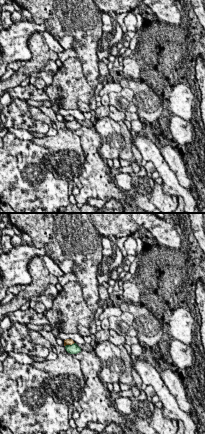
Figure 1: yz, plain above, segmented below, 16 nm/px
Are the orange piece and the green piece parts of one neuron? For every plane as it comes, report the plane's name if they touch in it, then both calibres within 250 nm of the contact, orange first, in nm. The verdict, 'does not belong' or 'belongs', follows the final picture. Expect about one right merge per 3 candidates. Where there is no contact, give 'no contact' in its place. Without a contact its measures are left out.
contact in yz; calibres 100 and 160 nm

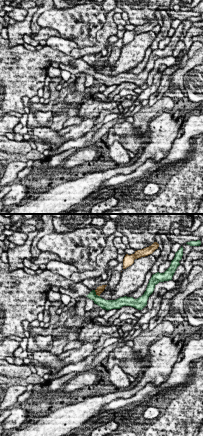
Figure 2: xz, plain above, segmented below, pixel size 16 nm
contact in xz; calibres 120 and 160 nm

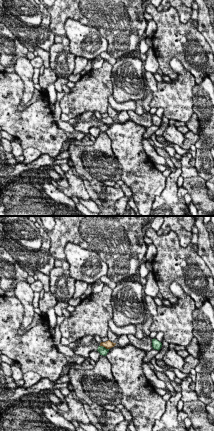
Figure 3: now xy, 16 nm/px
contact in xy; calibres 130 and 130 nm

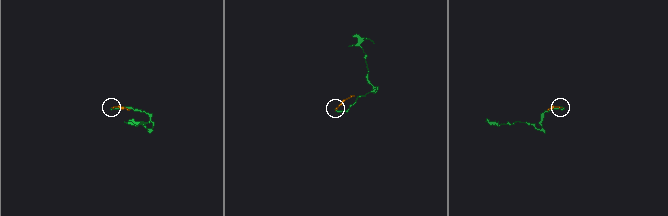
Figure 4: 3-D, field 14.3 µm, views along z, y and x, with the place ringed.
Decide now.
does not belong

